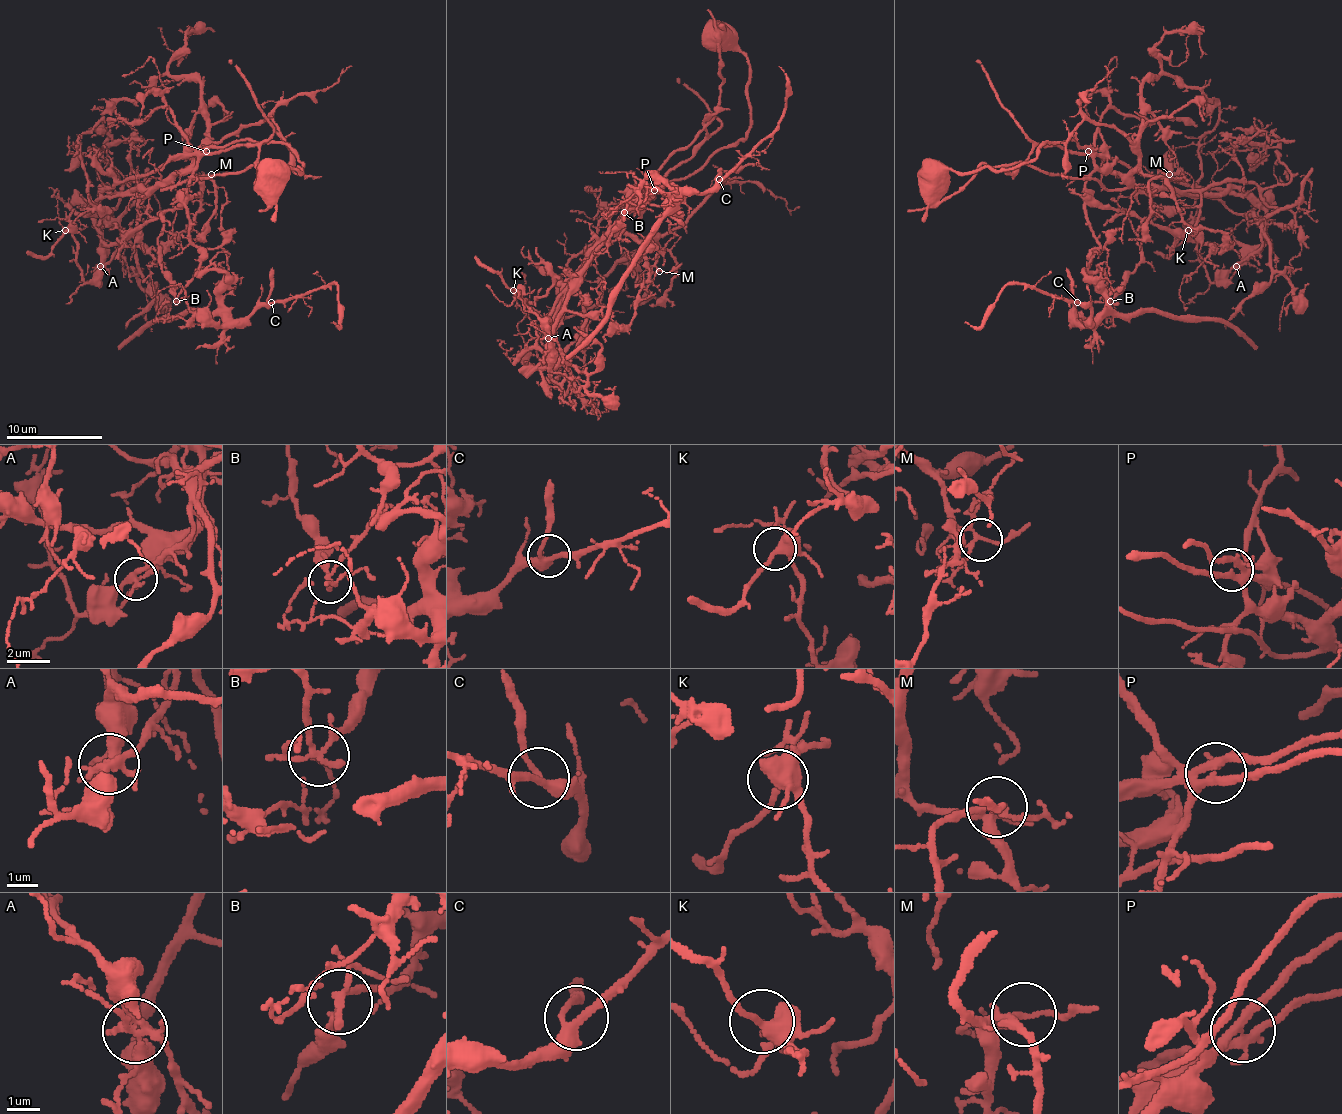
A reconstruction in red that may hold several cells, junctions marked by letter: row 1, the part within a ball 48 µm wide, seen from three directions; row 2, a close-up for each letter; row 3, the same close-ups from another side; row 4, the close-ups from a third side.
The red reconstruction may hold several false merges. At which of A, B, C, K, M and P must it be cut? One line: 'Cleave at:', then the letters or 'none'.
Cleave at: A, B, P

